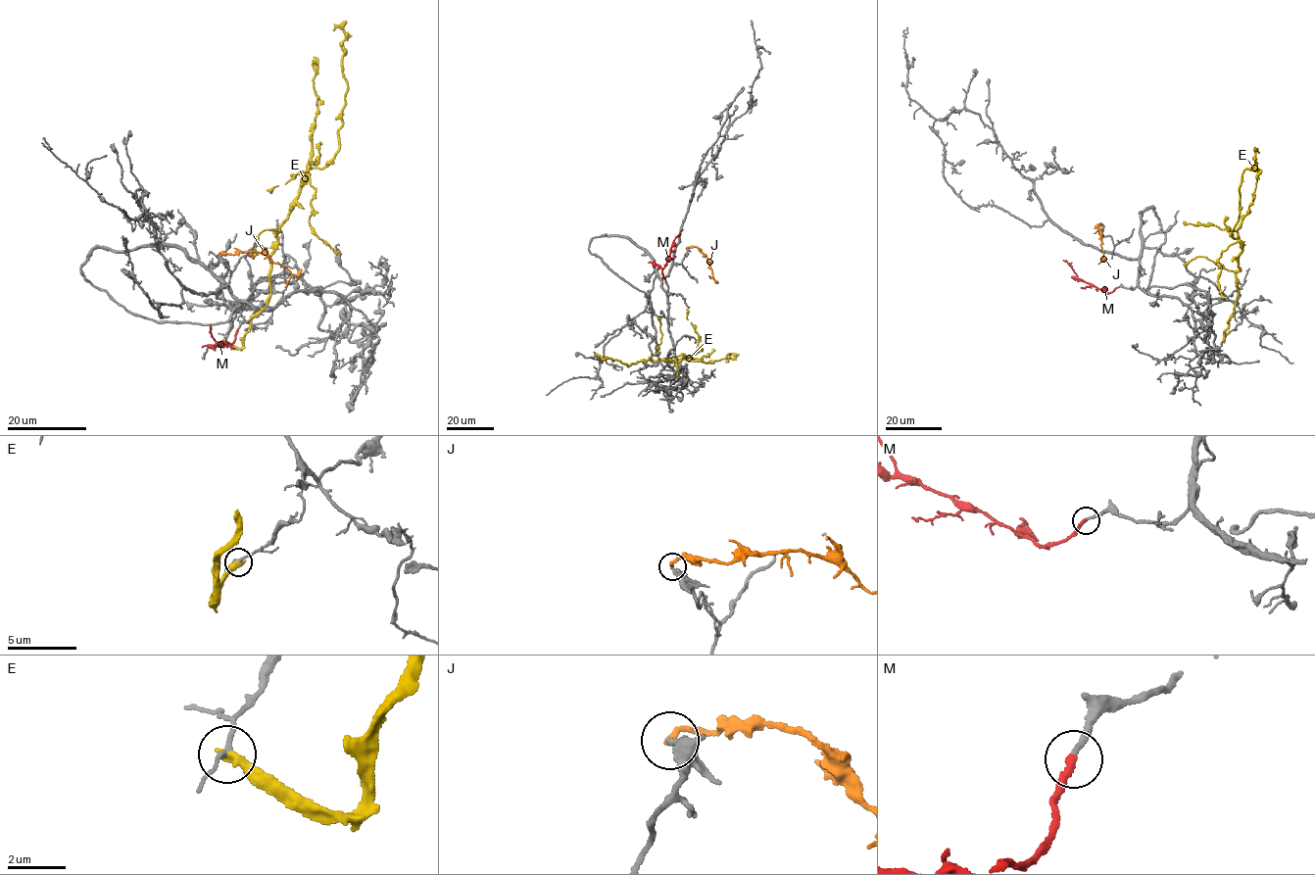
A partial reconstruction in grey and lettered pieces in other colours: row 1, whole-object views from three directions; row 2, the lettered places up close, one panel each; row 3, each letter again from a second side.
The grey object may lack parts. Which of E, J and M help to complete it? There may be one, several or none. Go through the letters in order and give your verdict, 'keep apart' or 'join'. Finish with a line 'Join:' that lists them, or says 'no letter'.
E: keep apart
J: keep apart
M: join
Join: M

